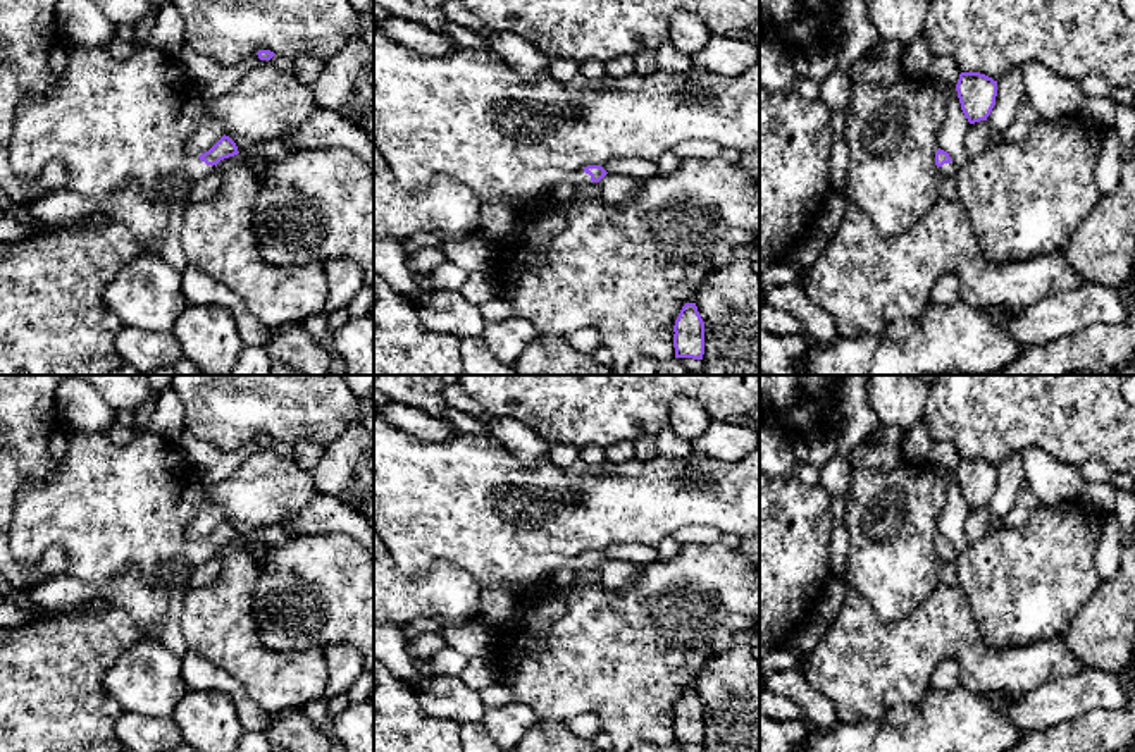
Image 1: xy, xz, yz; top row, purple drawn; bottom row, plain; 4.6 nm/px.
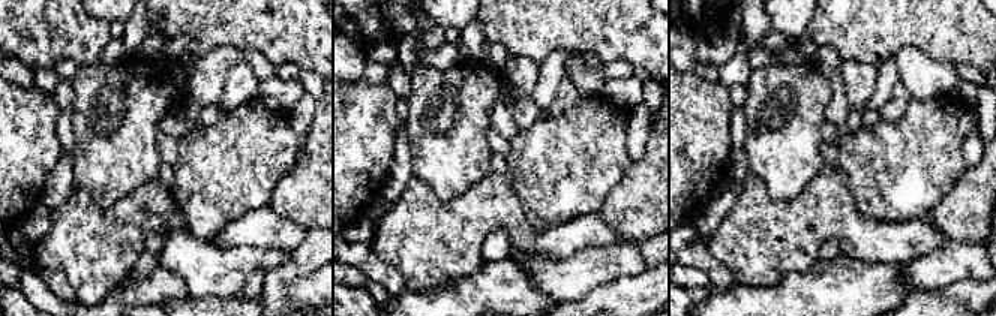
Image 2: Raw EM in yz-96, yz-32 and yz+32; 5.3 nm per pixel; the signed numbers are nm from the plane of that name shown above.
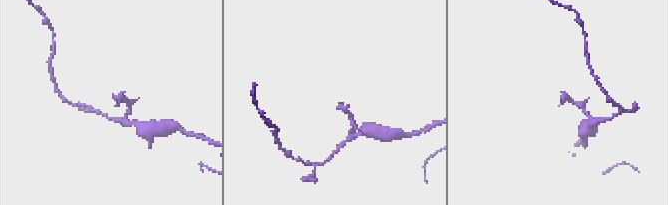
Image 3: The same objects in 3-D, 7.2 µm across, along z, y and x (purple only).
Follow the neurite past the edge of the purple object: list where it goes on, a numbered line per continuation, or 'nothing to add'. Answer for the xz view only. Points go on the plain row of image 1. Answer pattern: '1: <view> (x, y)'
1: xz (498, 606)

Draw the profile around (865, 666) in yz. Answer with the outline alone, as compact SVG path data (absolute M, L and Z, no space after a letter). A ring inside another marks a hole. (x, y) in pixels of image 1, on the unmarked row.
M944 583L894 623L880 621L870 602L849 589L839 614L801 668L809 685L834 702L839 719L853 724L882 721L894 707L920 704L944 659L958 663L963 687L982 693L1023 693L1085 668L1063 635L1020 647L990 647L975 626L966 594Z

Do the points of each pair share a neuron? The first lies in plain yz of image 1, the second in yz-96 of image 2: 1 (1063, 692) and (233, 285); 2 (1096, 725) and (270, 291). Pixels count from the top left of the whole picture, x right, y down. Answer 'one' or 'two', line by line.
1: one
2: two

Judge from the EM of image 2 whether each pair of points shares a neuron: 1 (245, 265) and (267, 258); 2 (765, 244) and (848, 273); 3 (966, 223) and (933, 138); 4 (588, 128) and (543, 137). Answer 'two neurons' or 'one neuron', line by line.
1: one neuron
2: two neurons
3: two neurons
4: one neuron

